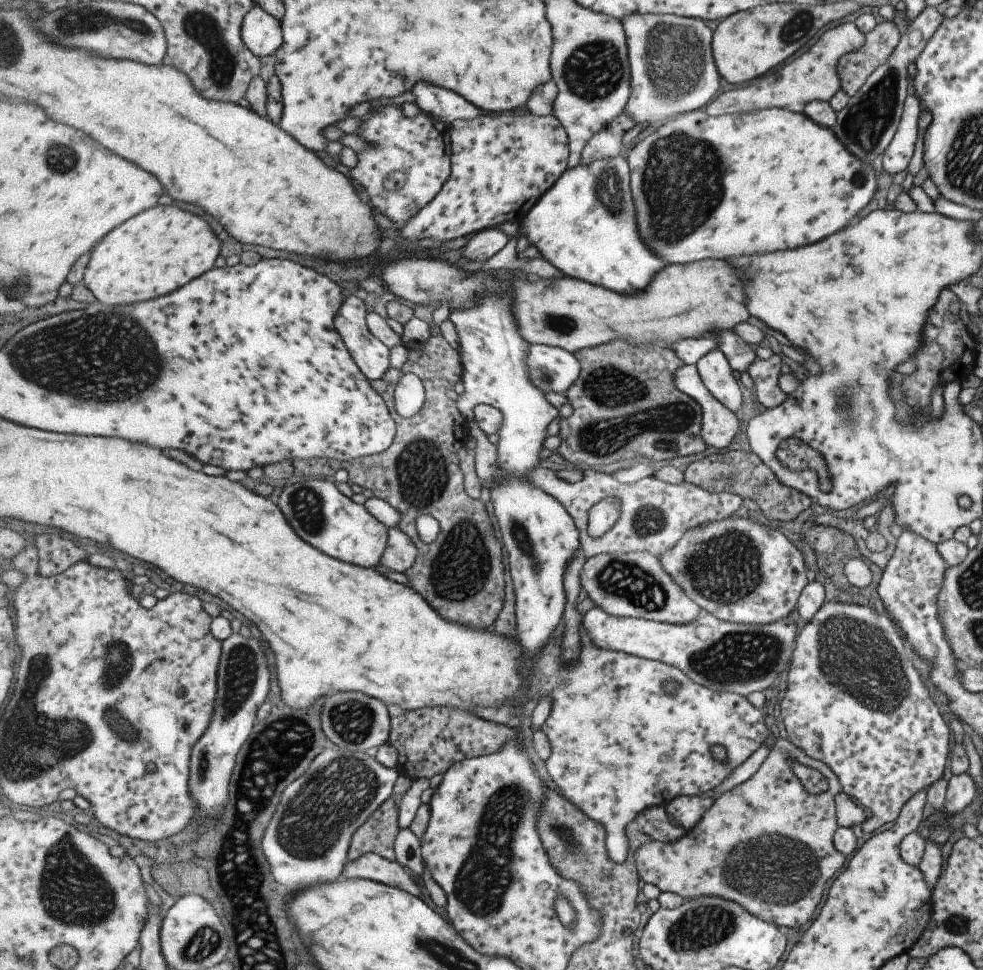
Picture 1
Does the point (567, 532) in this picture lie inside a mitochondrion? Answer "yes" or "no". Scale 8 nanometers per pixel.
no

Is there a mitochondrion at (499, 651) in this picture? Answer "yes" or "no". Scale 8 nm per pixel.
no

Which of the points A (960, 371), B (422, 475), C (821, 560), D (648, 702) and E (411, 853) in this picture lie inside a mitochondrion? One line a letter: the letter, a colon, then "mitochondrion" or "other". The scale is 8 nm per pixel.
A: other
B: mitochondrion
C: other
D: other
E: other

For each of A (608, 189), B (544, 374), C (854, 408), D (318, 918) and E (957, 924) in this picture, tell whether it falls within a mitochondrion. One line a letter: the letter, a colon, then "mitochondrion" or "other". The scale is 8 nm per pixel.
A: mitochondrion
B: mitochondrion
C: mitochondrion
D: other
E: mitochondrion

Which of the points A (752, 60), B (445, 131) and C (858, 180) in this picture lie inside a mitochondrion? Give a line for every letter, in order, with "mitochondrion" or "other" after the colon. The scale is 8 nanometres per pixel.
A: other
B: other
C: mitochondrion

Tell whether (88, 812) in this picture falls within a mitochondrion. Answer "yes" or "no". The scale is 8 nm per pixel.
no

